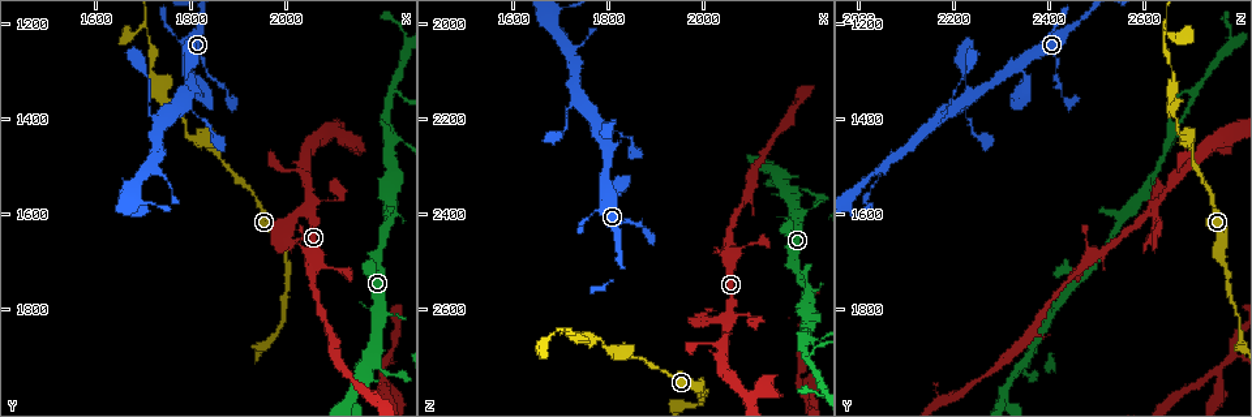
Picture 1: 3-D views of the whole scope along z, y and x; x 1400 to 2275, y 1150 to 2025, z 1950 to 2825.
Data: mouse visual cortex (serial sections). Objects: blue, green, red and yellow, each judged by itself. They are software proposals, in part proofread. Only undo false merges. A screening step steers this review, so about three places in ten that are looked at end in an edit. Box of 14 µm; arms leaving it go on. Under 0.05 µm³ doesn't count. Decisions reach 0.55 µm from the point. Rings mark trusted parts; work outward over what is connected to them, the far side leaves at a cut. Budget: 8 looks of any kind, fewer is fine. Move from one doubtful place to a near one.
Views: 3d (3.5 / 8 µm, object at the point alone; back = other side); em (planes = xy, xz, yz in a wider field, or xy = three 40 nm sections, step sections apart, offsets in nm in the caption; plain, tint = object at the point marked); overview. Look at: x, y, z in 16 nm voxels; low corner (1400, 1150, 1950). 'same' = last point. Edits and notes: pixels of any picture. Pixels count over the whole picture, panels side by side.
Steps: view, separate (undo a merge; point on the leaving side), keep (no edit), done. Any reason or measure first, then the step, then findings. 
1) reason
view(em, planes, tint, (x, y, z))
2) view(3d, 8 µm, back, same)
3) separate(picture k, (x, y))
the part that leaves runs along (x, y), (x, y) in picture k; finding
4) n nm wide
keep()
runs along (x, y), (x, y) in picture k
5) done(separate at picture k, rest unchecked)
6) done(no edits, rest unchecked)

sharp bend
view(3d, 3.5 µm, (2060, 1605, 2600))

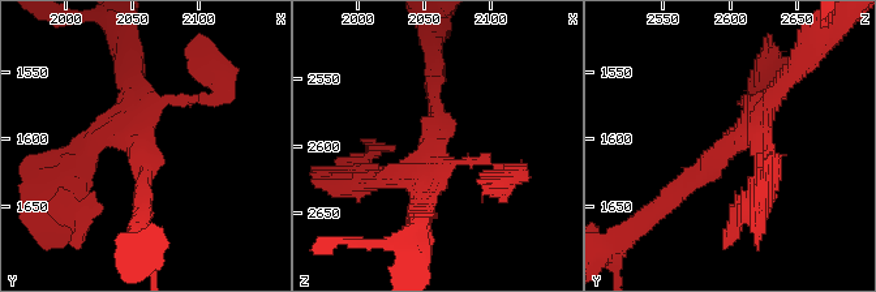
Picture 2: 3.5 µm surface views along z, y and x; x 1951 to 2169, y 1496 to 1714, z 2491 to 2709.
need the tissue
view(em, xy, step 1, plain, (2056, 1600, 2602))

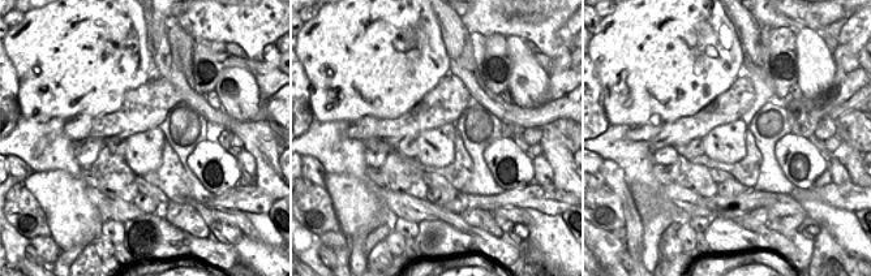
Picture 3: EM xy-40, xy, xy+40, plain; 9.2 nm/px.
with the object marked
view(em, xy, step 1, tint, same)

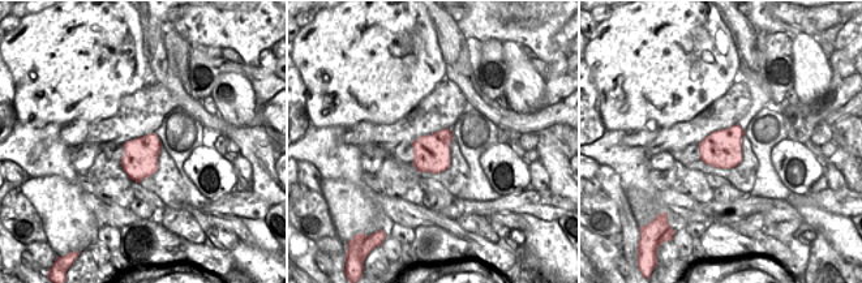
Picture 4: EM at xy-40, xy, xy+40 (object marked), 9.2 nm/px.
4 arms; arms of 100, 200, 250, 250 nm
keep()
runs along (661, 205), (741, 137), (794, 73) in picture 2; one cell here

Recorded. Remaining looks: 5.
side arm on a straight run
view(3d, 3.5 µm, (2215, 1435, 2650))

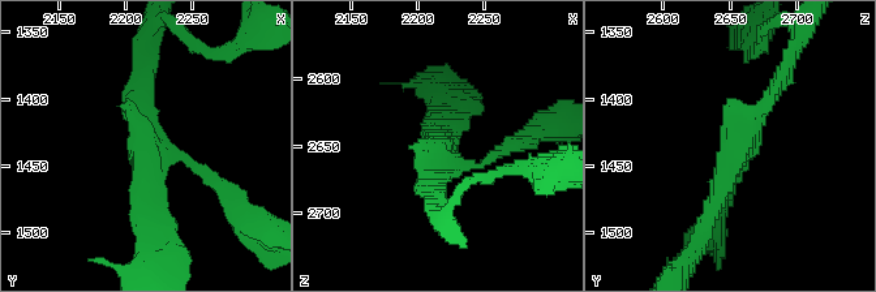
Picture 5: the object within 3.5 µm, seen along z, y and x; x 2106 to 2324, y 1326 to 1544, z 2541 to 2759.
need the tissue
view(em, xy, step 2, tint, (2214, 1438, 2654))

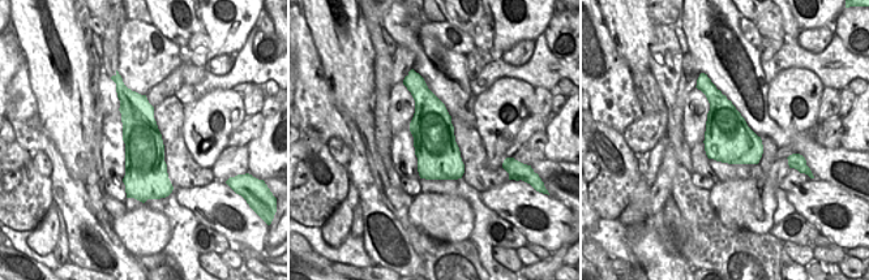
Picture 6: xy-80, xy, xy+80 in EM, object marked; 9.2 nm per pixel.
keep()
runs along (120, 86), (137, 113), (138, 193) in picture 6; all the same cell

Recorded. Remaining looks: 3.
arms part here
view(3d, 3.5 µm, back, (2185, 1905, 2350))

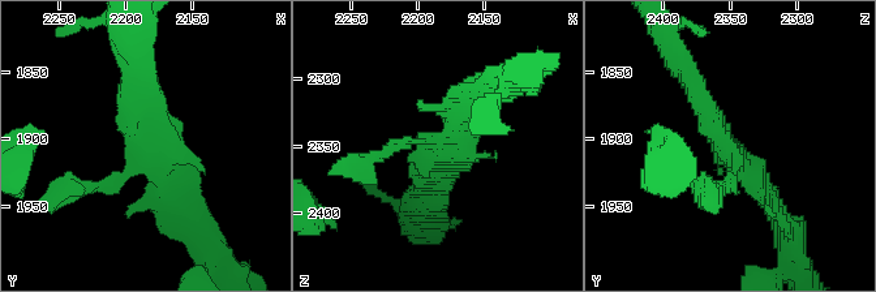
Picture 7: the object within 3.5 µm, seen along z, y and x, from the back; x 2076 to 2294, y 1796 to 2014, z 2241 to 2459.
now the EM
view(em, xy, step 5, tint, (2184, 1904, 2354))

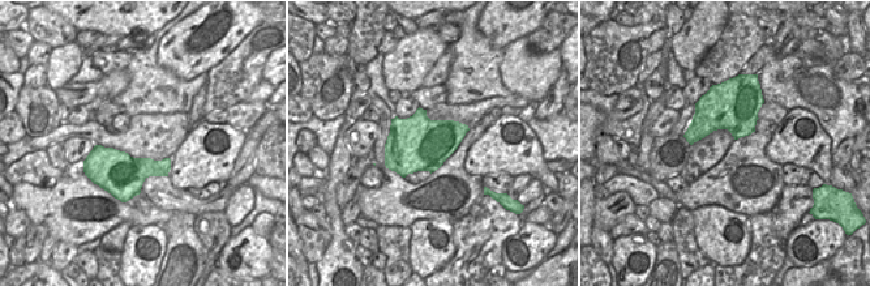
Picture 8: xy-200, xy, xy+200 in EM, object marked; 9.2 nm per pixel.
500 nm wide
keep()
runs along (685, 73), (711, 125), (774, 209) in picture 7; continuous, no second cell

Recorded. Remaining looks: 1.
done(no edits, rest unchecked)

